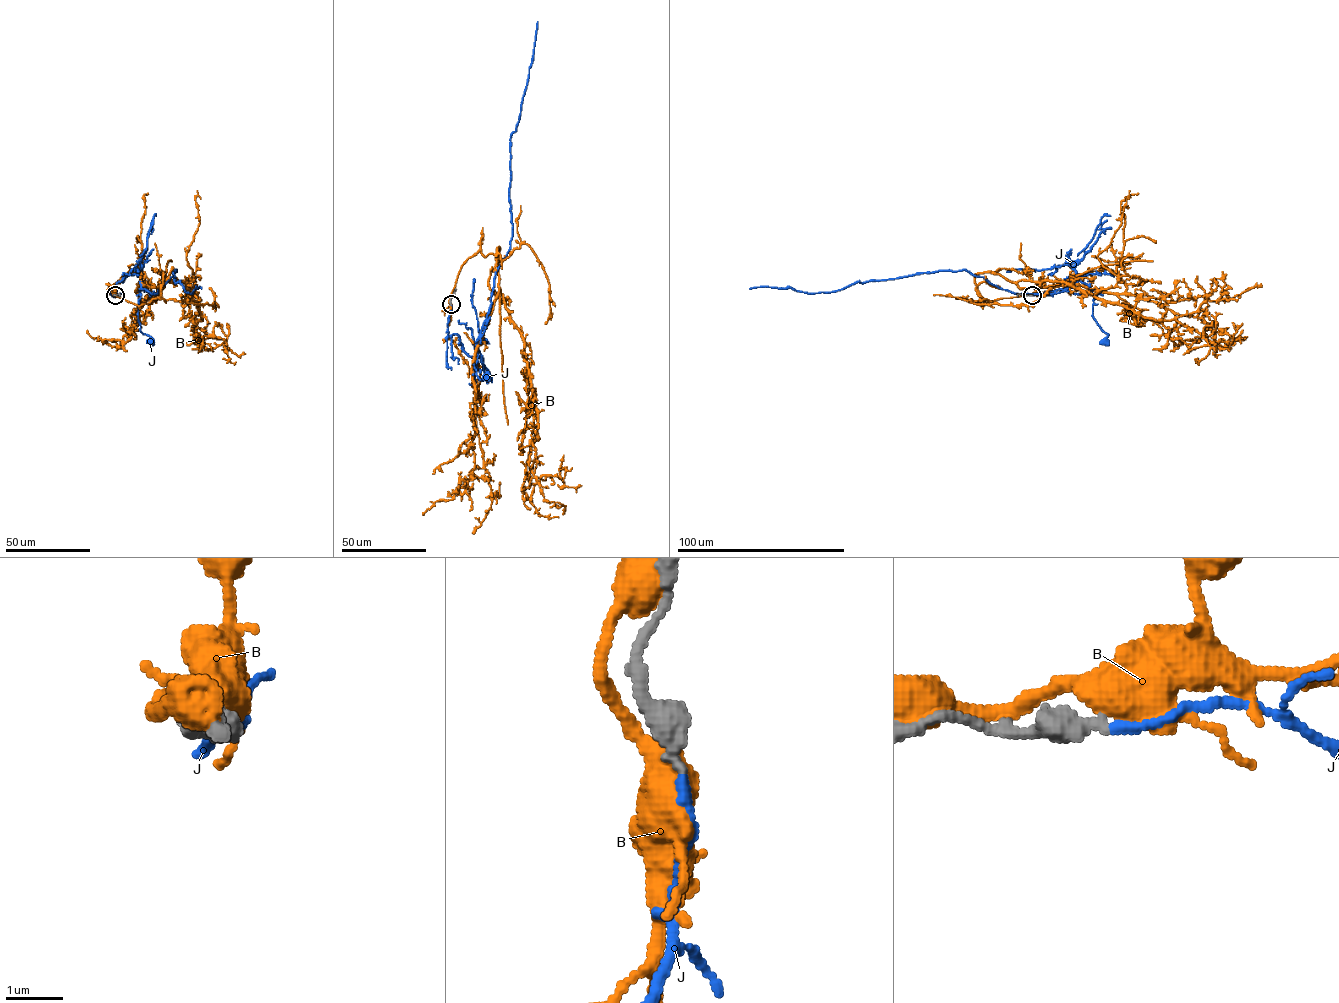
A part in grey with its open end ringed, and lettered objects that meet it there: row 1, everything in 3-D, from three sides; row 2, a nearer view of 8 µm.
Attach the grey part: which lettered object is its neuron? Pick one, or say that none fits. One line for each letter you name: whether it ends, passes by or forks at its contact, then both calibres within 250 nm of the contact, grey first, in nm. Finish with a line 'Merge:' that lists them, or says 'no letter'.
J: it ends there; 400 nm thick on the grey side, 170 nm on the other
Merge: J

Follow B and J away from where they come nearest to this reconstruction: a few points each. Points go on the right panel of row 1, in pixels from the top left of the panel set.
B: (1032, 294), (981, 305), (975, 275), (997, 273), (1022, 289), (1137, 295), (1202, 318), (1225, 346), (1243, 330)
J: (1033, 295), (1058, 292), (1065, 279), (1085, 275), (1079, 280), (1097, 294), (1092, 316), (1107, 334), (1105, 341)

